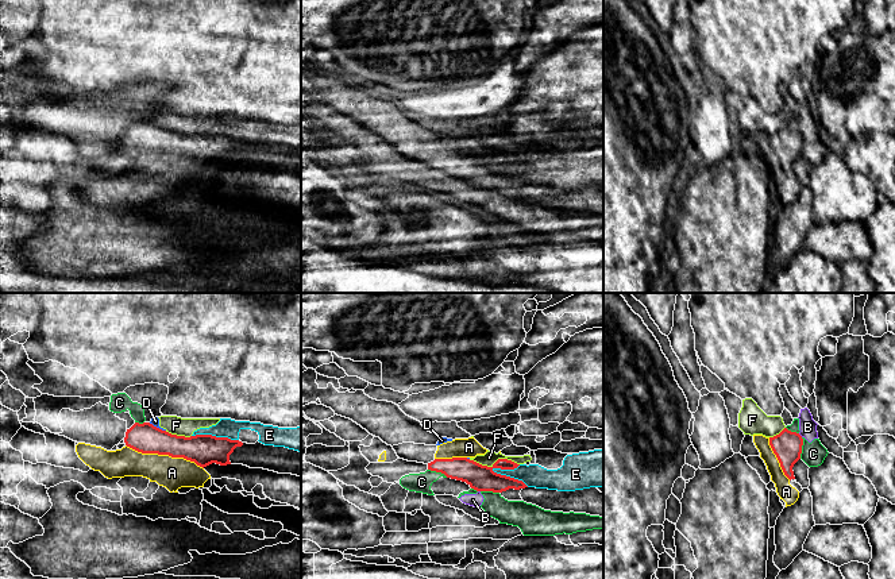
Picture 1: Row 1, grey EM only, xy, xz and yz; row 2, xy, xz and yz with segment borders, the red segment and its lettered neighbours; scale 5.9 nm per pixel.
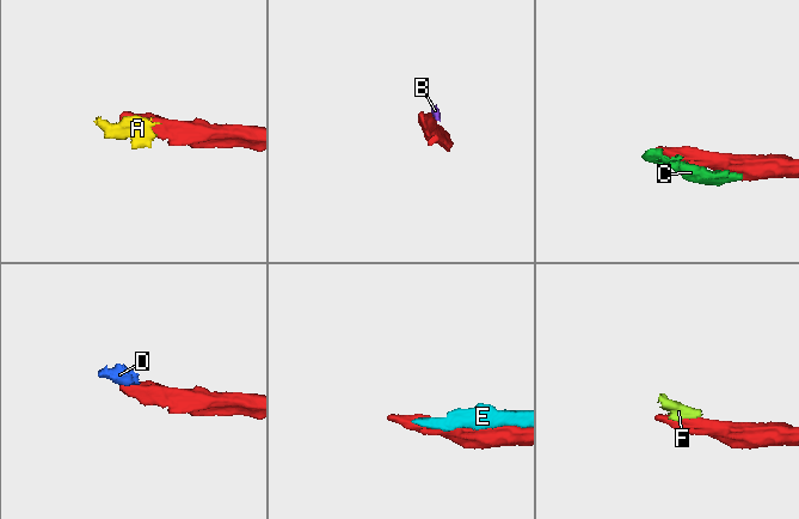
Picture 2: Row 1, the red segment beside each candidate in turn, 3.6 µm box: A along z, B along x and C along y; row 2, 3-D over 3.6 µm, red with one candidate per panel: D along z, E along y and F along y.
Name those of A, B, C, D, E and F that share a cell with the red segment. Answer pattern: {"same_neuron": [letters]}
{"same_neuron": ["A"]}

